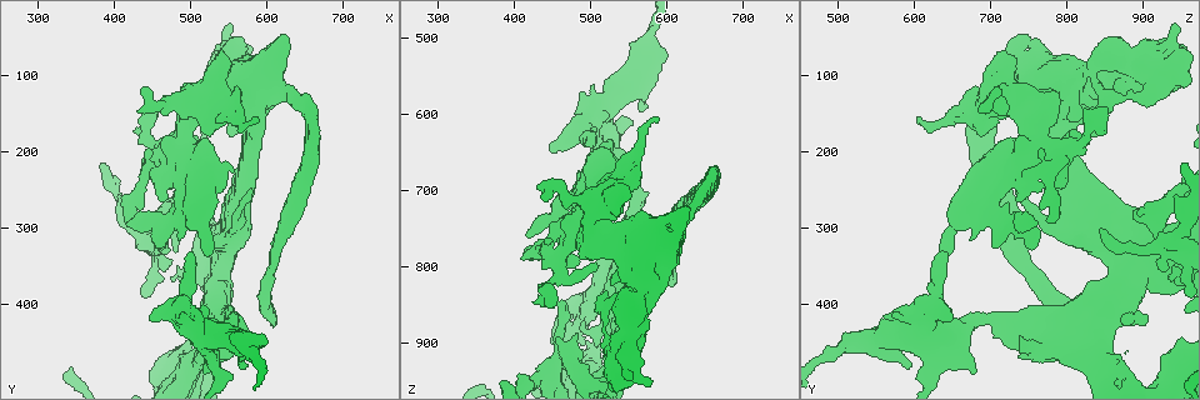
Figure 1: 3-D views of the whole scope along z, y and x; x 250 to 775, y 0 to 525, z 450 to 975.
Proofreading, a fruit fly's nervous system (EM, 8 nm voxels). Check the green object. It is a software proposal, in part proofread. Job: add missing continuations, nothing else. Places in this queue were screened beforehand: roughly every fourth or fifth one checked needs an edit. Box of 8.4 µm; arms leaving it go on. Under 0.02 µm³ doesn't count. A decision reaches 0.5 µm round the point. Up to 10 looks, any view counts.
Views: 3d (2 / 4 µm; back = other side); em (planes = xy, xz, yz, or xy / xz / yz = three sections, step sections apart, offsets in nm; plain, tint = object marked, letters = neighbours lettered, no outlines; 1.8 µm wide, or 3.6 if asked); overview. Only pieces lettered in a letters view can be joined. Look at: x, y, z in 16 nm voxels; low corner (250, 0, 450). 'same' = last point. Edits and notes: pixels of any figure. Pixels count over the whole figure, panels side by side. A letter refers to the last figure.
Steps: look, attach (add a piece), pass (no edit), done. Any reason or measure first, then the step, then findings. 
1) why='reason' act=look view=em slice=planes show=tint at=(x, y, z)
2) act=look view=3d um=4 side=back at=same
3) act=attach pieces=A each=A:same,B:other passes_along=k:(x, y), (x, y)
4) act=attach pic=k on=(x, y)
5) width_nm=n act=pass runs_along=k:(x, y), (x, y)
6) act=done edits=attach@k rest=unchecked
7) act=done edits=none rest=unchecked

act=look view=em slice=xy step=8 show=tint at=(580, 75, 810)

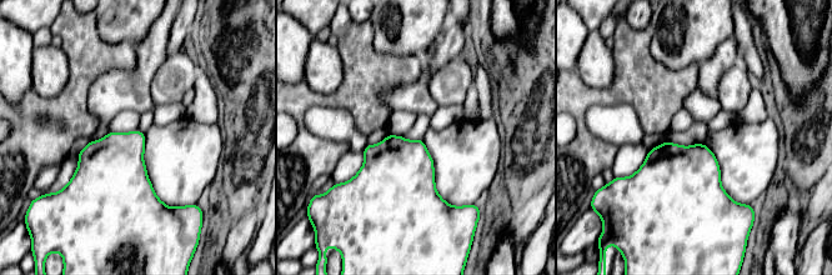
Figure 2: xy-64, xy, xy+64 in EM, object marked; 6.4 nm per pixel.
act=look view=em slice=planes show=letters at=same

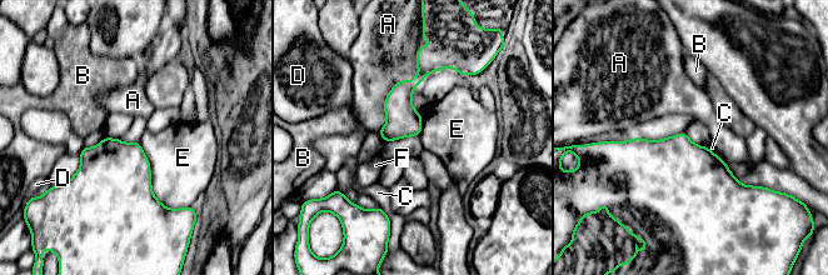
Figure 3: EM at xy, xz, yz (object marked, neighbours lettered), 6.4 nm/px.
act=pass each=A:other,B:other,C:other,D:other,E:other,F:other border=3:(139, 143), (153, 194), (186, 208) found='no lettered piece goes on from it'

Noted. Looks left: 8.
why='branch stops here' act=look view=3d um=4 at=(590, 155, 605)

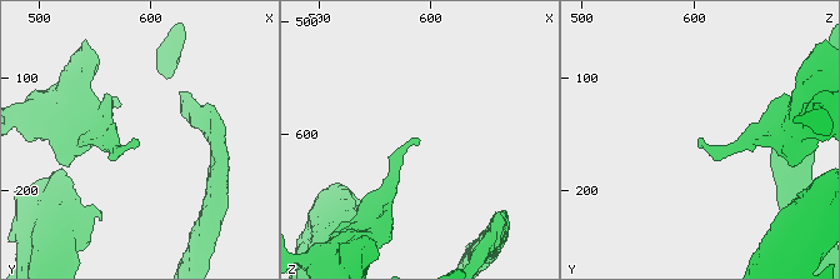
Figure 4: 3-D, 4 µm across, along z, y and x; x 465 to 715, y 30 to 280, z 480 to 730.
why='now the EM' act=look view=em slice=xy step=8 show=tint at=(586, 156, 606)

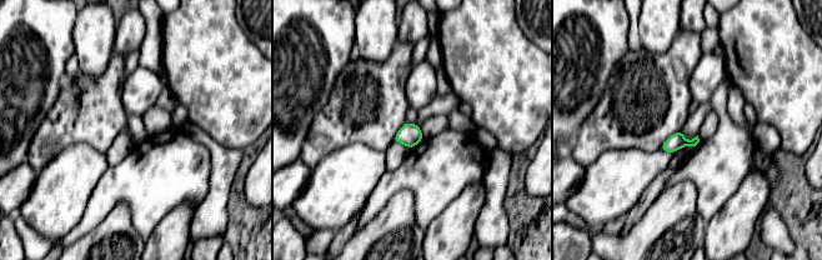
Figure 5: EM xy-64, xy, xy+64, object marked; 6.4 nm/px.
why='what lies round it' act=look view=em slice=xy step=8 show=letters at=same

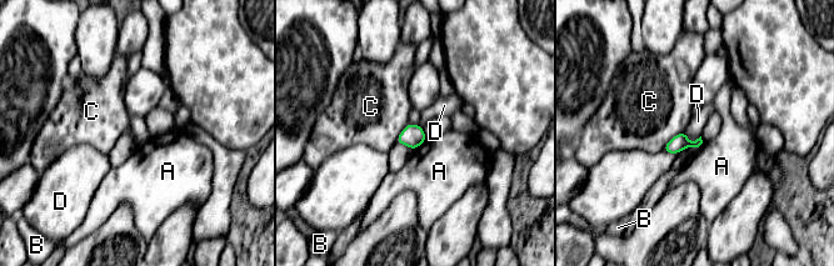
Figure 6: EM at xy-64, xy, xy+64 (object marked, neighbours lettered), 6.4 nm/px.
width_nm=100 act=pass each=A:other,B:other,C:other,D:other border=6:(684, 131), (690, 142), (700, 135) found='none of them fits'

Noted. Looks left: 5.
why='free end' act=look view=em slice=yz step=8 show=letters at=(610, 425, 820)

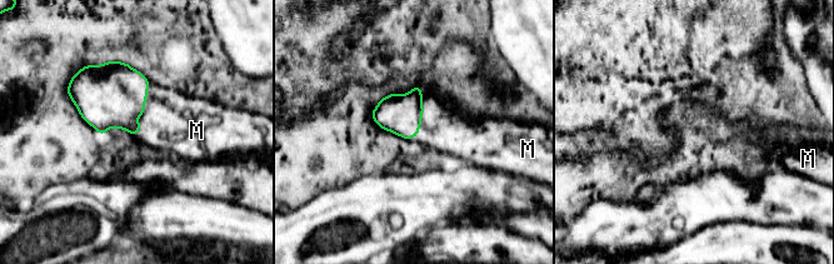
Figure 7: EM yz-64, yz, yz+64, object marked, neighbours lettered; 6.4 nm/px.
act=look view=em slice=planes show=letters at=same

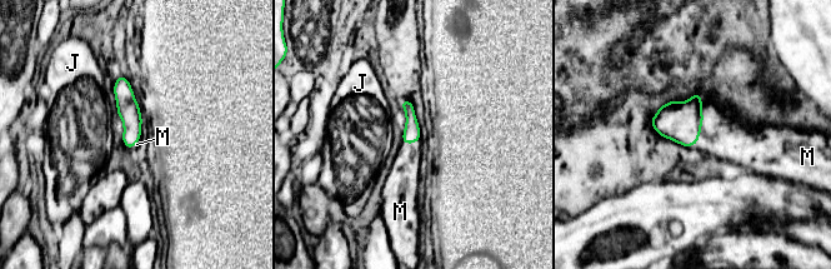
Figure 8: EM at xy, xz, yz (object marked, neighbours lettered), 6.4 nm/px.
act=attach pieces=M each=J:other,M:same passes_along=8:(680, 121), (700, 125), (722, 135) found='the neuron continues'

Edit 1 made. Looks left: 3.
why='free end' act=look view=em slice=planes show=letters at=(465, 305, 845)

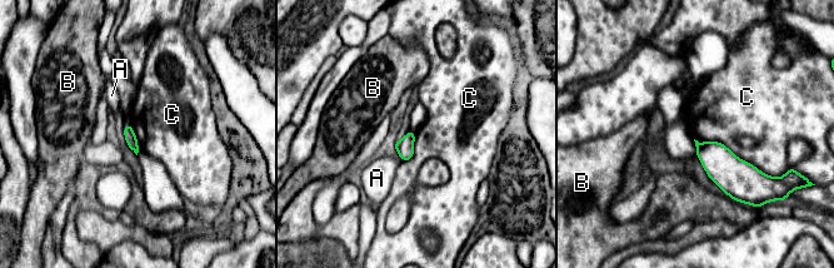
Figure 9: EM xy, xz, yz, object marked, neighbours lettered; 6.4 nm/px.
act=pass each=A:other,B:other,C:other border=9:(694, 138), (723, 143), (773, 178) found='no lettered piece goes on from it'

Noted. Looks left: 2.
act=done edits=attach@8 rest=unchecked

